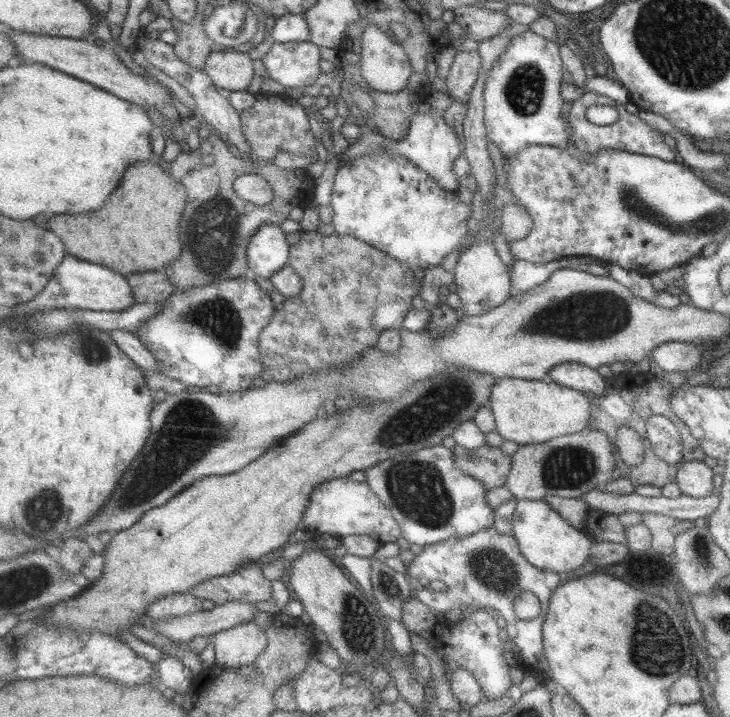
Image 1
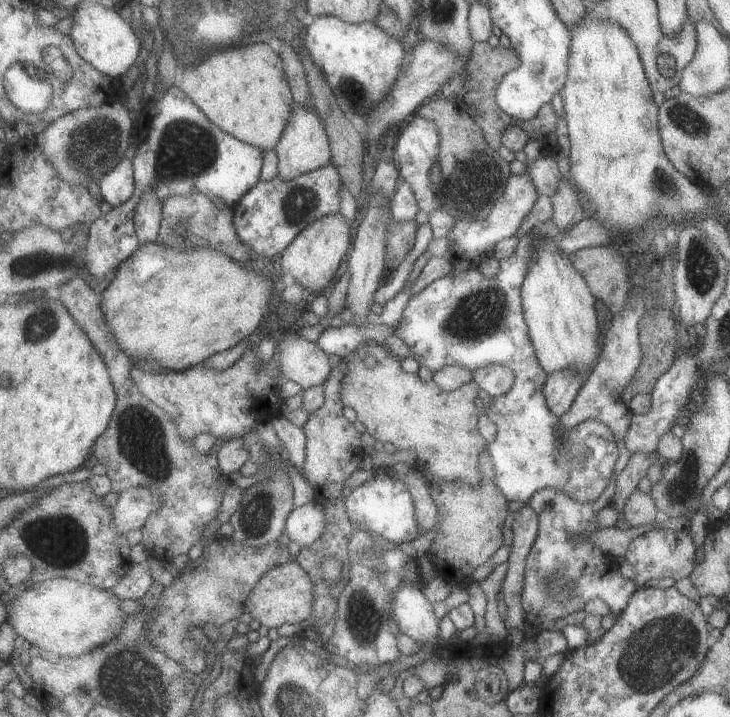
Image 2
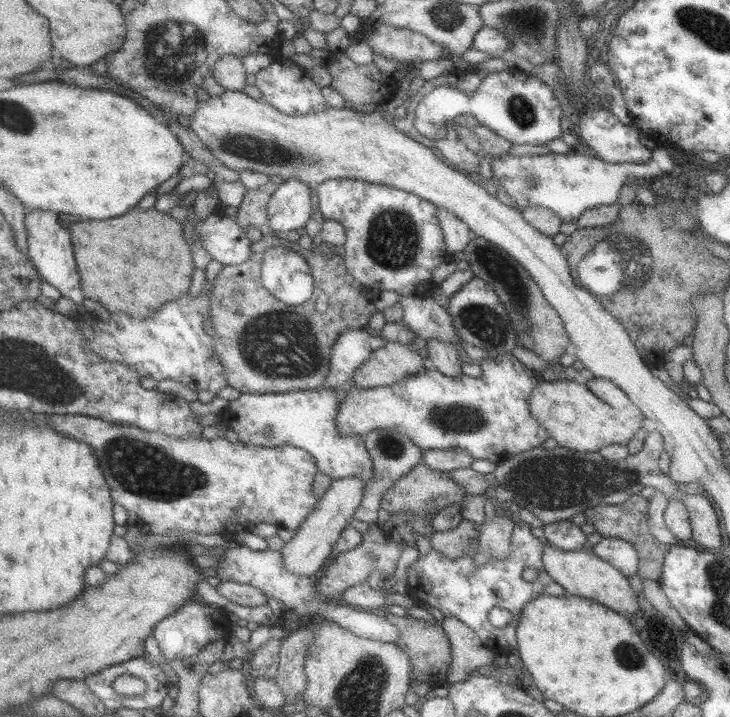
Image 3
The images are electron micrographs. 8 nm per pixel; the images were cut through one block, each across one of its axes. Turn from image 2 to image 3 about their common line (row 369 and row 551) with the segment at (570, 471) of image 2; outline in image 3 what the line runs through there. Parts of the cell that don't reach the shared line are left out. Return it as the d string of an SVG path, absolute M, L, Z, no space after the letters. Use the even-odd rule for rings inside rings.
M515 522L509 554L505 558L491 558L489 562L475 562L475 546L465 546L465 554L457 558L449 558L439 548L431 546L425 556L419 556L415 564L407 568L407 594L417 600L417 604L433 606L443 616L459 618L465 626L469 626L481 644L491 652L505 652L507 656L511 650L517 650L517 626L523 614L523 606L533 602L539 596L565 596L565 588L559 586L543 566L543 544L541 540L531 534L531 526L525 522ZM533 568L537 570L537 580L527 582L523 580L523 570ZM491 608L505 608L511 612L511 620L505 628L493 628L487 622L487 612Z

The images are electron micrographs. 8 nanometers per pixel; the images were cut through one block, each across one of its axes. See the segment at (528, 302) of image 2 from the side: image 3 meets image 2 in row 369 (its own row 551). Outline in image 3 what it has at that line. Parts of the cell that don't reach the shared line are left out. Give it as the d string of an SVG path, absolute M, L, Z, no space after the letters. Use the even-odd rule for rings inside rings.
M539 522L531 524L531 534L535 534L541 544L543 544L543 566L545 566L545 572L559 584L565 588L565 594L567 596L581 596L581 598L587 598L587 600L595 600L623 616L627 614L633 614L637 612L637 592L631 592L629 584L627 584L627 576L621 574L615 566L611 566L607 560L599 558L593 550L587 548L581 548L581 550L561 550L561 548L555 548L553 544L549 544L549 540L545 538L545 532L543 532L543 526Z

